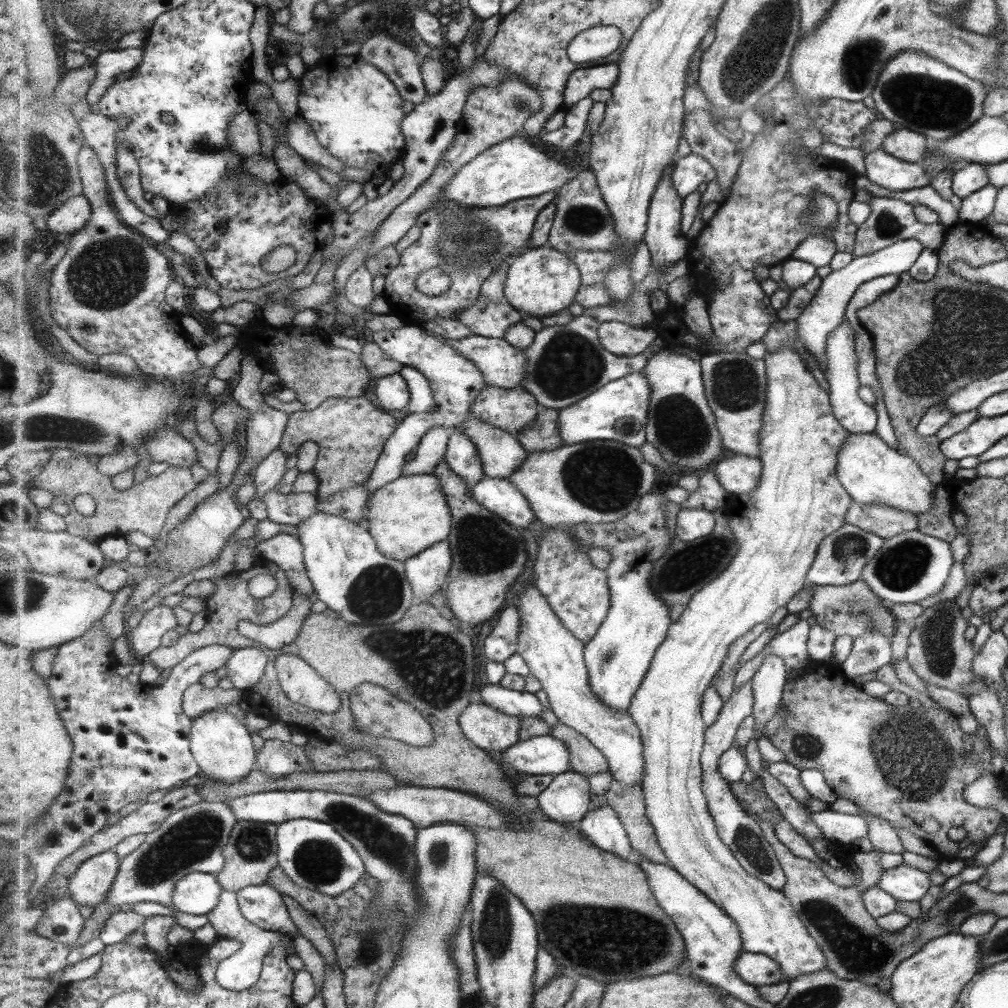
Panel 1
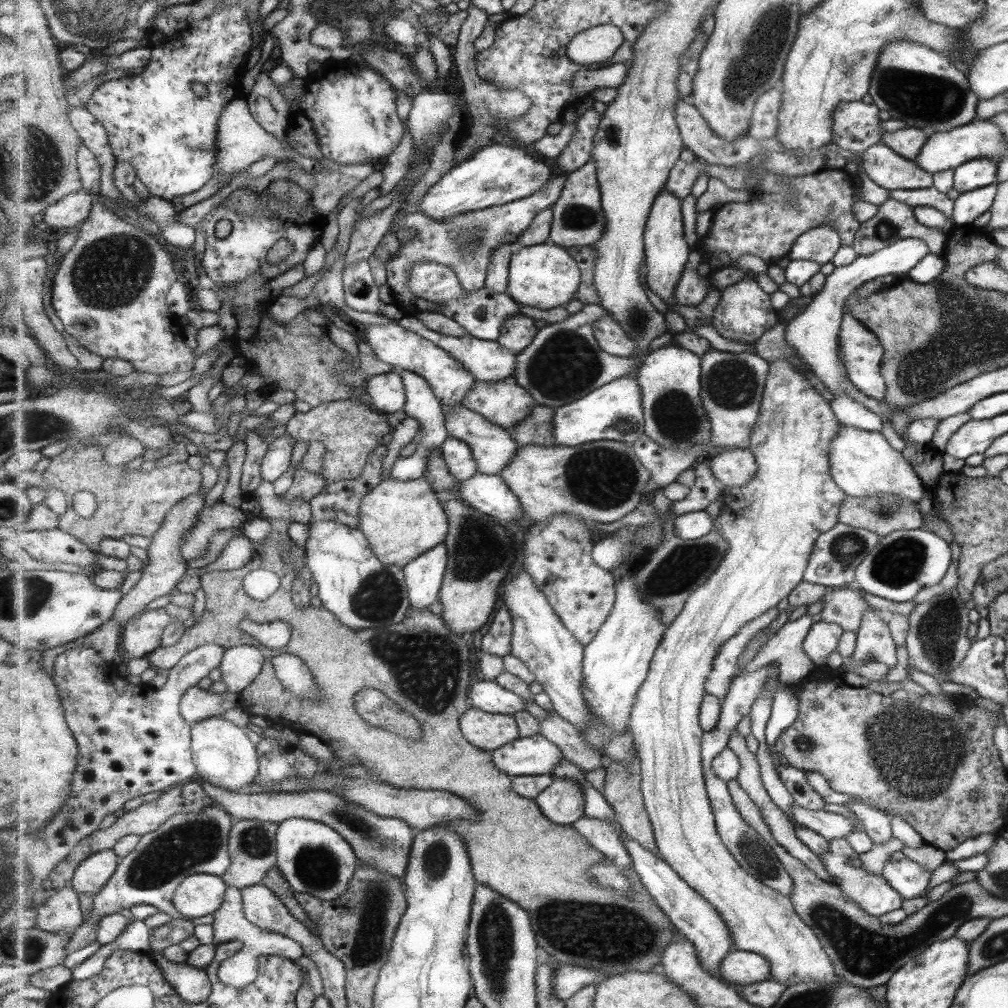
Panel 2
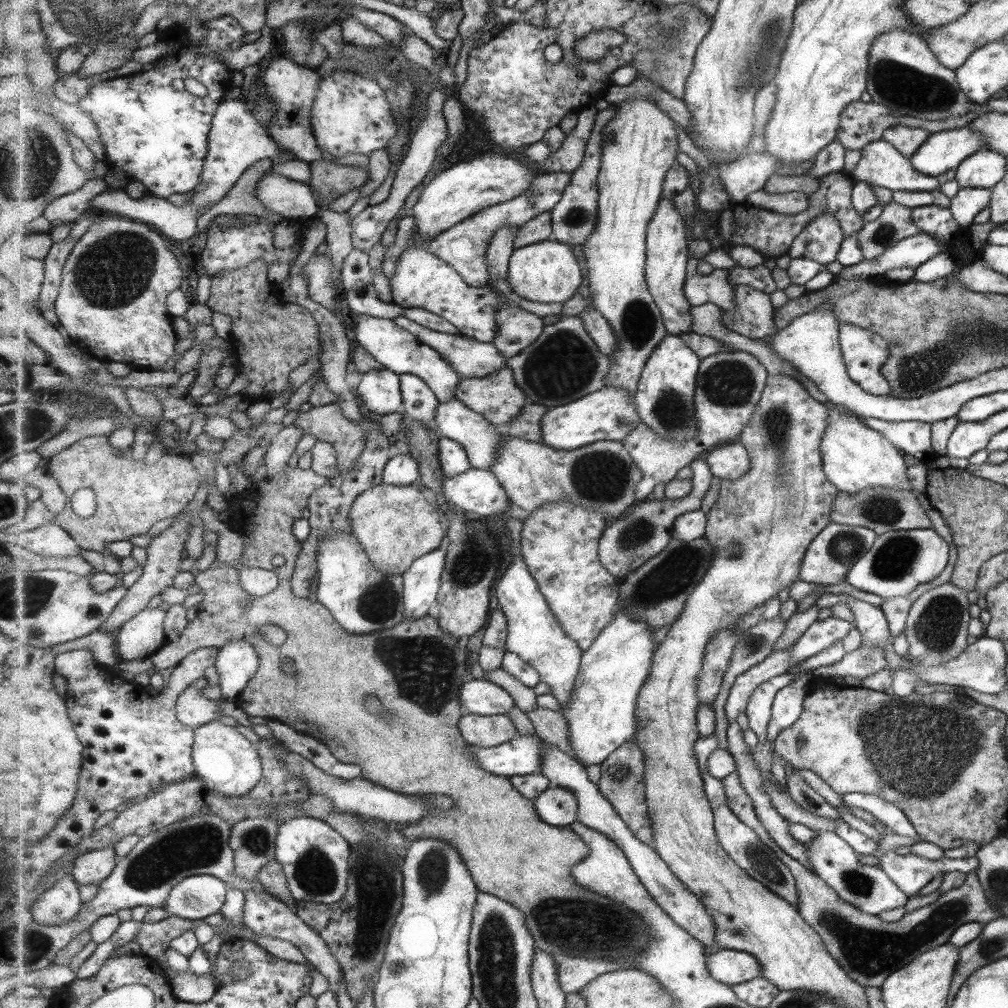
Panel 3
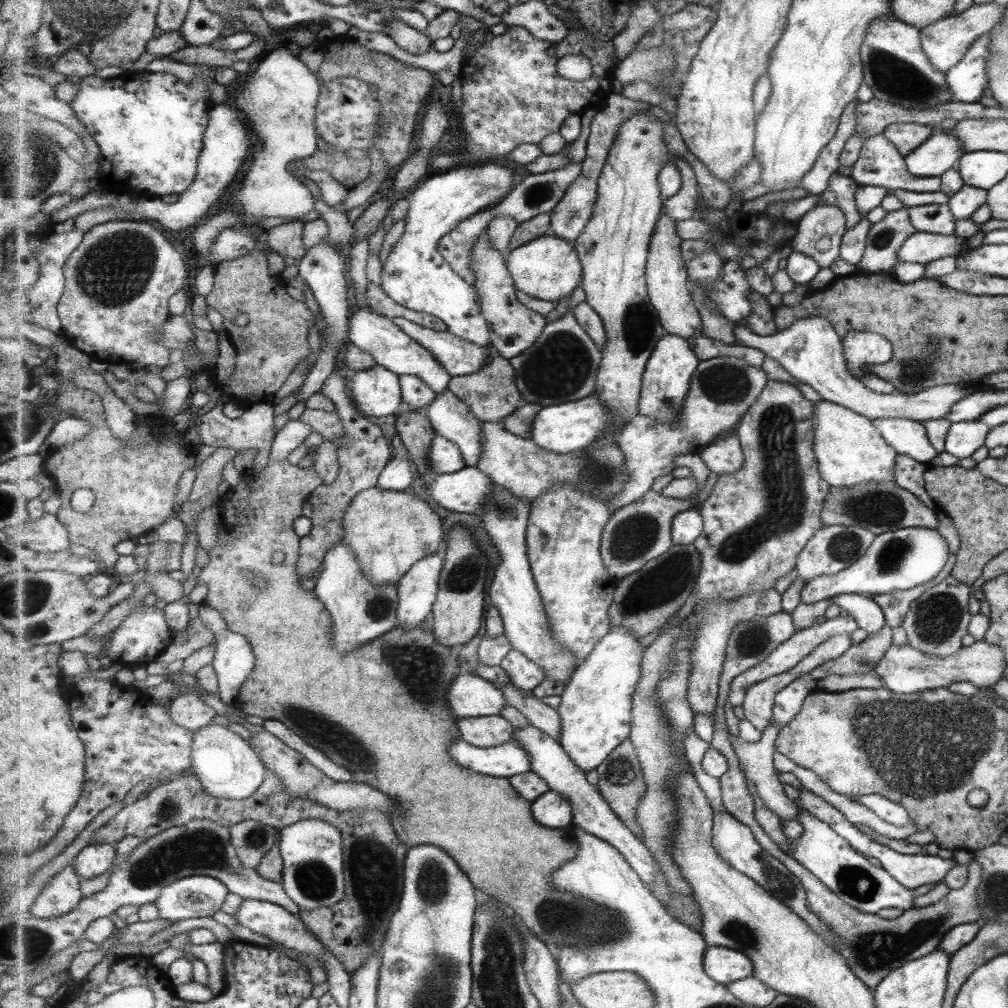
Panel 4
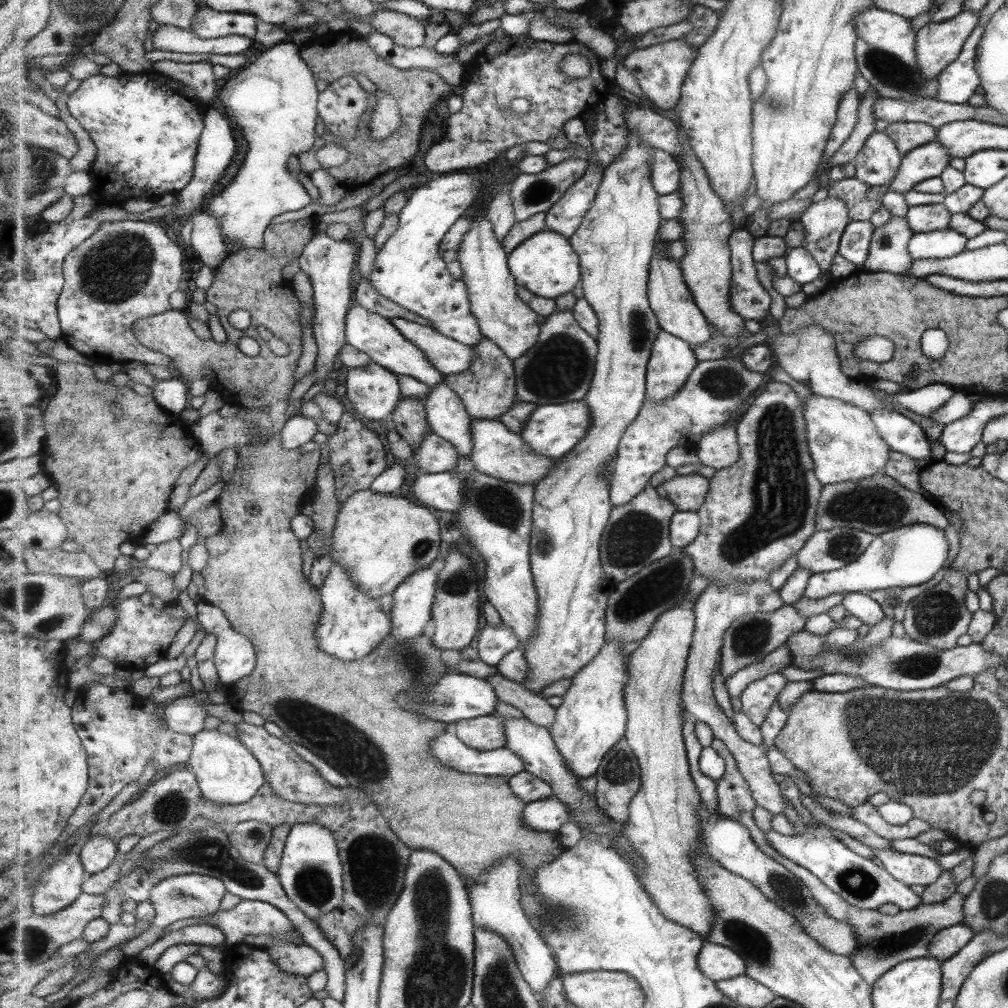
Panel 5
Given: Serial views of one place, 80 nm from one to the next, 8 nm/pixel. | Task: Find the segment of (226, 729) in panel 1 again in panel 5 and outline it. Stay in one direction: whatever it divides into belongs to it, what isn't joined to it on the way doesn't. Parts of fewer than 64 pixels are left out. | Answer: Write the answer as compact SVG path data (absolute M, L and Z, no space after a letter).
M203 729L194 735L194 748L188 766L195 772L203 796L223 804L243 804L251 801L266 784L261 762L237 737L217 729Z

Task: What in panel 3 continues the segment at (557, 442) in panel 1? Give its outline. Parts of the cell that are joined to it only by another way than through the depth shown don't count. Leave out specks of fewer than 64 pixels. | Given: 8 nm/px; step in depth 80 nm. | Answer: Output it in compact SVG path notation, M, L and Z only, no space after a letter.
M529 402L523 413L511 421L506 427L506 432L513 438L522 438L531 442L544 443L543 419L548 409L541 404Z

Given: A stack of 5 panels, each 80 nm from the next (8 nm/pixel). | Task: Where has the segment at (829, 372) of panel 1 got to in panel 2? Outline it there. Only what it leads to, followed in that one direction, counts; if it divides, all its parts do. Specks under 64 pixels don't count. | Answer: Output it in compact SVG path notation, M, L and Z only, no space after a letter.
M845 393L831 399L830 409L833 410L838 423L843 426L866 429L869 432L880 432L881 430L879 416L873 412L868 412L865 406L857 404L855 399Z

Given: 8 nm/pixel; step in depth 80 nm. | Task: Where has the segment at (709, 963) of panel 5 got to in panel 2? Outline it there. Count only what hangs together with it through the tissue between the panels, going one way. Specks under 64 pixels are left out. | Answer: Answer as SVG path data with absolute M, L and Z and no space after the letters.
M733 950L725 957L720 968L725 984L745 986L772 978L772 966L767 957L756 952Z

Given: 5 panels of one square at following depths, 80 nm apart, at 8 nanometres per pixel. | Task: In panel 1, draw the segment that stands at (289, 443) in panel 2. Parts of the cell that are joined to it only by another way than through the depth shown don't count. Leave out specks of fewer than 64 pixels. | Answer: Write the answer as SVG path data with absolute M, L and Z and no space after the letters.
M282 448L274 450L267 458L264 458L256 468L254 484L256 486L255 496L263 500L264 496L273 490L287 472L287 457L289 454Z

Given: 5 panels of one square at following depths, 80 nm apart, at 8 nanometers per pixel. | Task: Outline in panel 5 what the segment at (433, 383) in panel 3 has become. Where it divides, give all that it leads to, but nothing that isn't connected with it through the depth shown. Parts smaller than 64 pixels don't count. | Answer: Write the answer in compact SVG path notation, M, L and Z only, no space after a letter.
M362 305L351 307L347 315L347 343L371 356L373 362L384 366L396 375L412 376L427 386L439 386L446 382L444 375L415 344L407 340L399 329L386 317L370 312Z

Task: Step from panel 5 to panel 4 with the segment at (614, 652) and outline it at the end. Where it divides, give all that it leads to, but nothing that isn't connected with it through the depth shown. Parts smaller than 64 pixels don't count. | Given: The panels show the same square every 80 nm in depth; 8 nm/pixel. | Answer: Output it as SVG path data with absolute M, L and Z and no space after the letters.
M612 626L604 639L578 667L560 696L561 744L583 771L599 768L610 754L630 739L634 719L634 694L642 679L646 647L626 626Z

